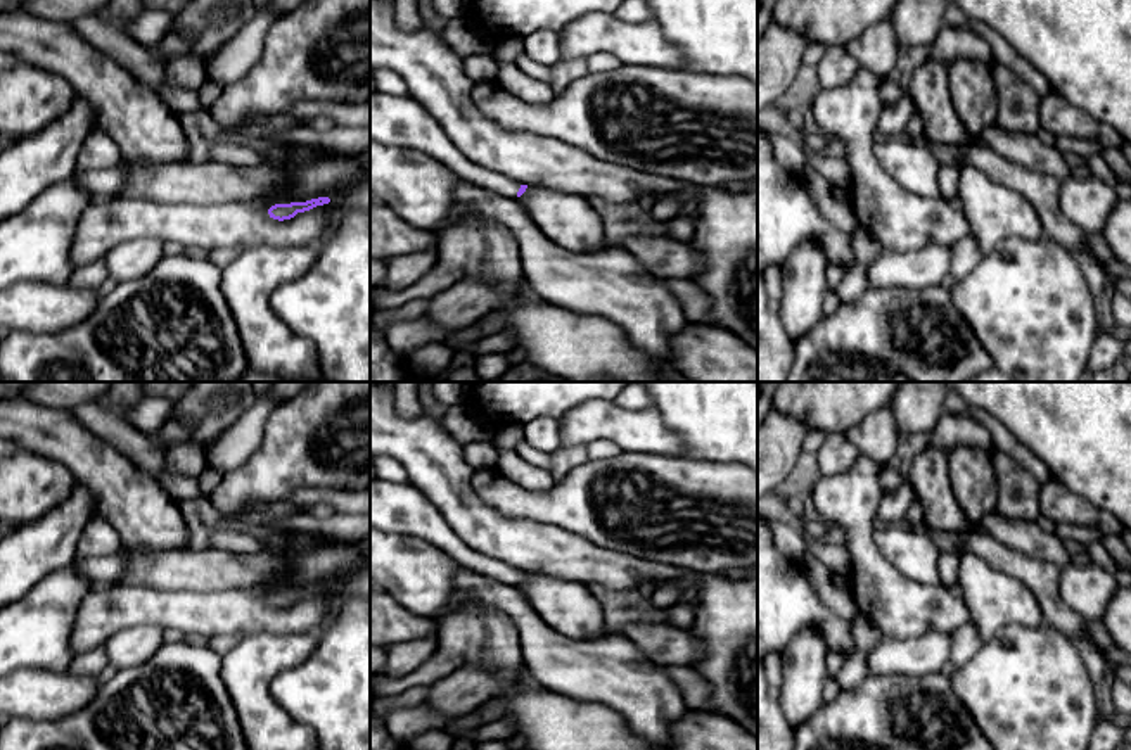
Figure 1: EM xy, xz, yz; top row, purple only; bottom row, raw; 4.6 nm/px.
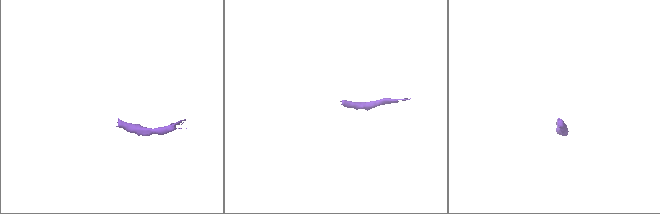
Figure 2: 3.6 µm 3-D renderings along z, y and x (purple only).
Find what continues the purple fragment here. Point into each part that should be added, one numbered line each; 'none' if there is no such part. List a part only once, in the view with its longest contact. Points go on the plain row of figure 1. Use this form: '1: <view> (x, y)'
1: xz (395, 508)

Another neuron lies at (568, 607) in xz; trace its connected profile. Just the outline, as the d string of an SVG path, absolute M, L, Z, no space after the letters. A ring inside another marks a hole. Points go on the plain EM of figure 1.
M527 572L515 586L536 613L557 632L572 639L607 636L604 610L588 586L562 577Z

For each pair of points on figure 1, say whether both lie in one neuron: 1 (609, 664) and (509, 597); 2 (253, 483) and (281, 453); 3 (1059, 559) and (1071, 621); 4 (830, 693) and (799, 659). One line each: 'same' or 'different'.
1: same
2: same
3: different
4: different

